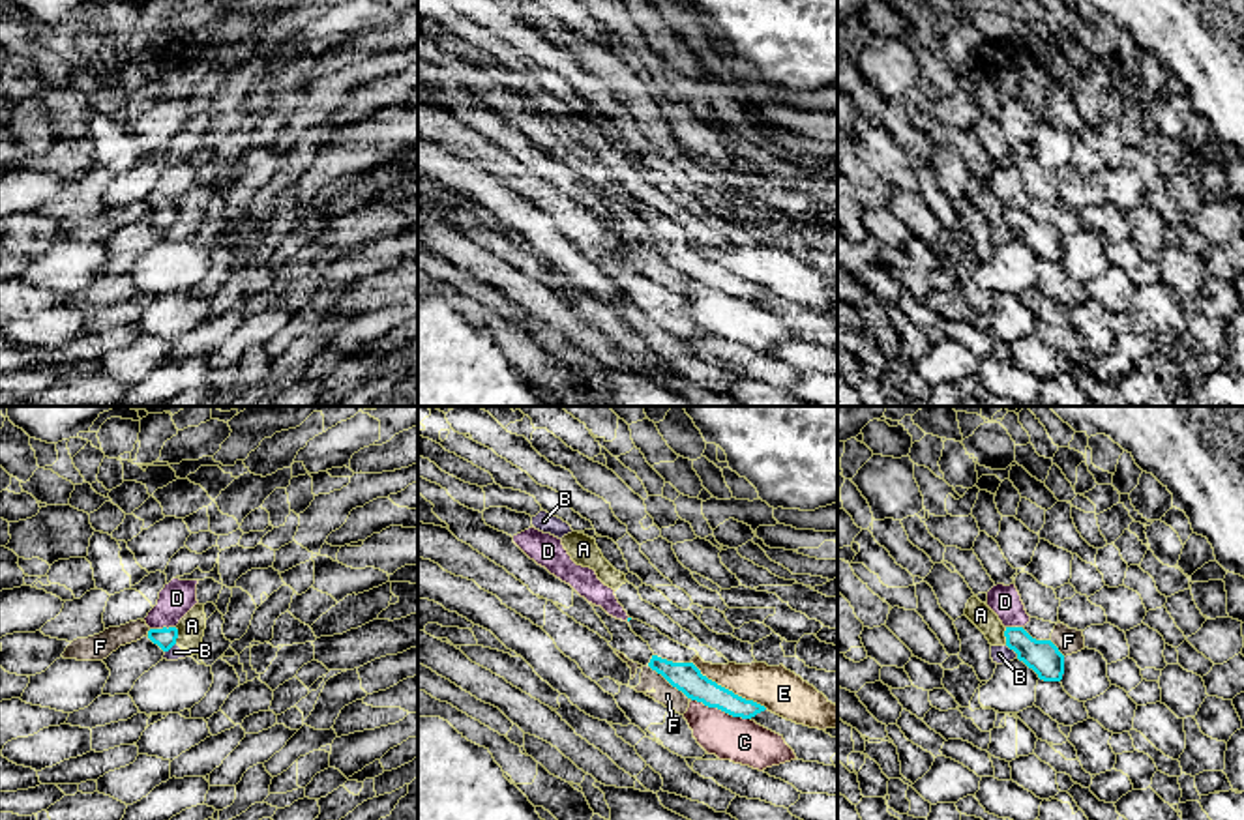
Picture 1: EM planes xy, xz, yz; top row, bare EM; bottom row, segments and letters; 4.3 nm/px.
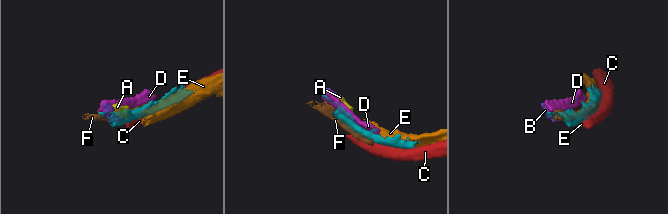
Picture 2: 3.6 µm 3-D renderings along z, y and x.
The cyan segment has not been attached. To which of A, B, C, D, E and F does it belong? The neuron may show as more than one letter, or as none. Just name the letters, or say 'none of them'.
none of them

